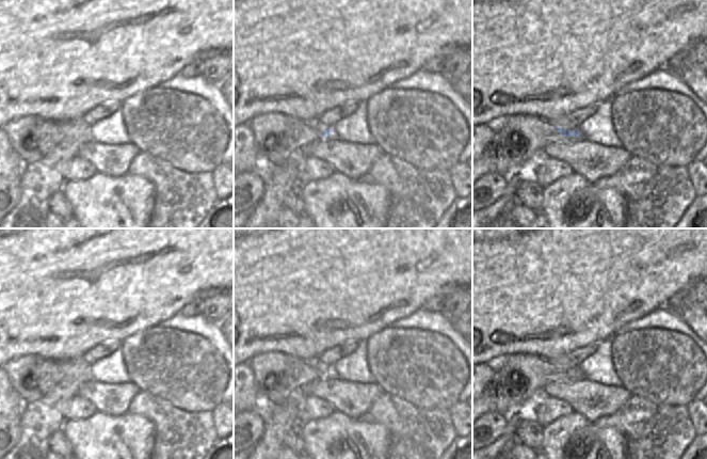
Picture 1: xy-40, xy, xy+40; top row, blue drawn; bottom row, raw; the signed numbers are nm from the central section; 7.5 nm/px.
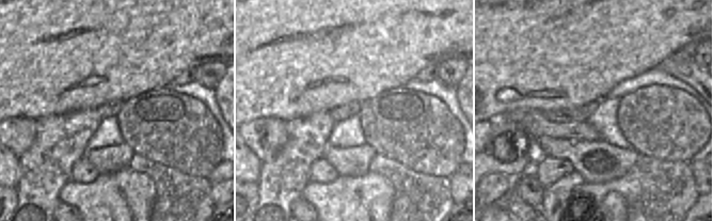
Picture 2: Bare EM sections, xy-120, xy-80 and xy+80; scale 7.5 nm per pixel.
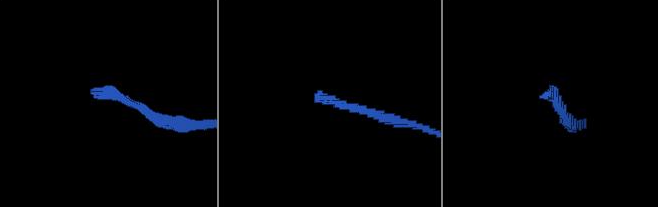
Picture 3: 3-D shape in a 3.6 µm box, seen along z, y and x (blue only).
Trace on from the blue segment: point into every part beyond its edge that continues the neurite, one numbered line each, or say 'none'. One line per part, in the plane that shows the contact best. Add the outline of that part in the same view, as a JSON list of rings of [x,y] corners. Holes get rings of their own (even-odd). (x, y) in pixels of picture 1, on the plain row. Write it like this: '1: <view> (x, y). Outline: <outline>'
1: xy+40 (533, 373). Outline: [[[503,354],[487,363],[494,370],[494,383],[503,386],[509,375],[515,373],[521,385],[524,405],[529,408],[536,402],[543,387],[557,380],[580,380],[582,376],[561,376],[549,359],[534,354]]]

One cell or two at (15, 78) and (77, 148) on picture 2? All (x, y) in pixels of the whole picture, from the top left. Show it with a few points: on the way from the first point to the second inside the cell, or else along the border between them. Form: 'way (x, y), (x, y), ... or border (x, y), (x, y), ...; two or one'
border (73, 110), (62, 114), (40, 116), (36, 120); two

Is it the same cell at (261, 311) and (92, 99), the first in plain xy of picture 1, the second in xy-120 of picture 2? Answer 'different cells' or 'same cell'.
same cell

